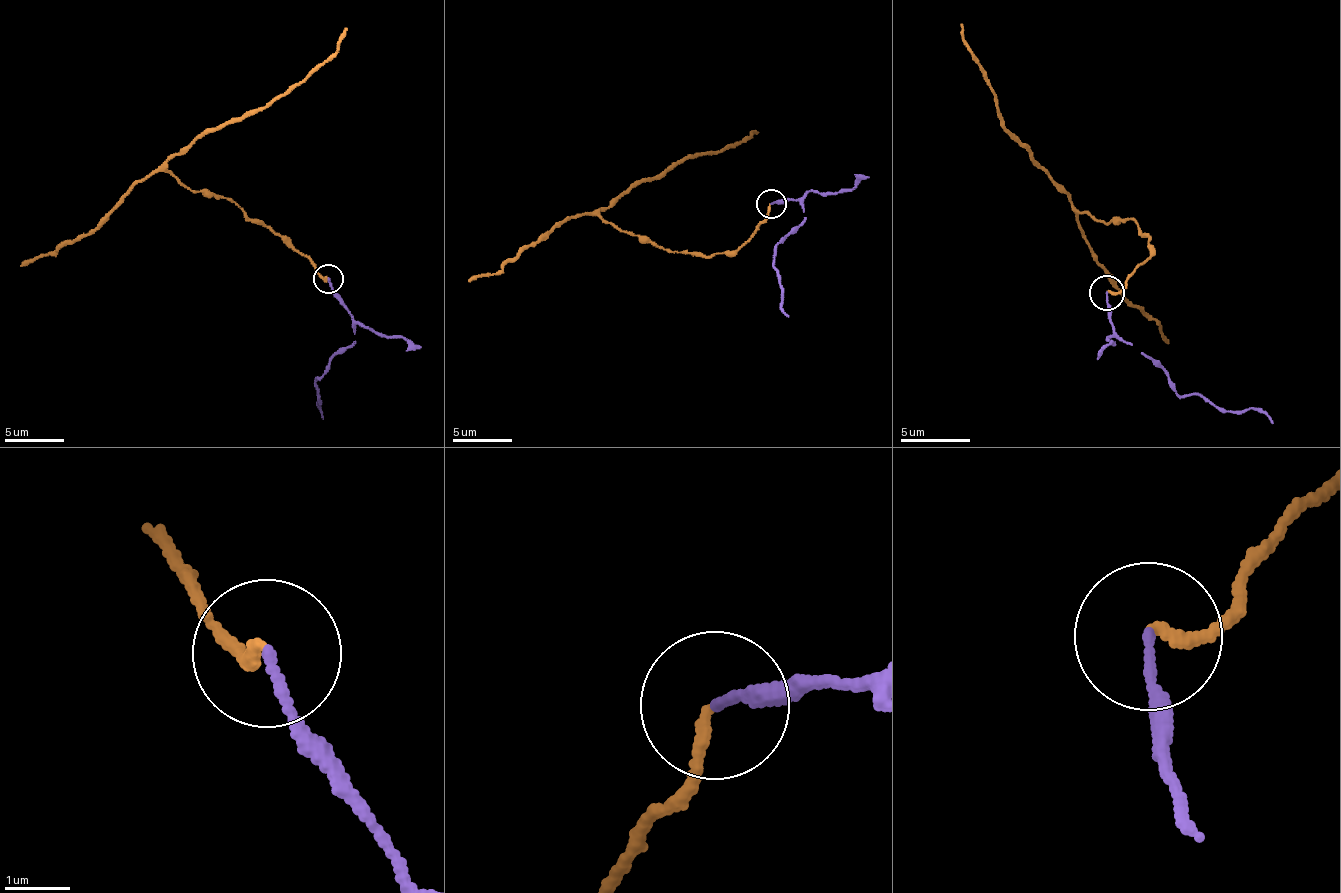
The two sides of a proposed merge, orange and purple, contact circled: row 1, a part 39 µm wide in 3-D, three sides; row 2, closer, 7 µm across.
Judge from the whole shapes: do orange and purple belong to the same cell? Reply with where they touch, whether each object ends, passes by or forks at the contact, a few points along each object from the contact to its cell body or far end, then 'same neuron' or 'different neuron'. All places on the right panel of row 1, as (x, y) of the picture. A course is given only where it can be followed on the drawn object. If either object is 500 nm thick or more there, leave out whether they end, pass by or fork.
(1106, 293) | orange ends | purple ends | orange via (1106, 292), (1116, 292), (1151, 257), (1148, 236), (1130, 219), (1108, 225), (1071, 204), (999, 112), (960, 24) | purple via (1106, 292), (1111, 328), (1140, 353), (1156, 360), (1178, 396), (1203, 393), (1227, 410), (1259, 410), (1274, 422) | same neuron

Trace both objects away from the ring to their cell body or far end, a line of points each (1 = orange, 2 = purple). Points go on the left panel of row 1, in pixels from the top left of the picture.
1: (327, 278), (228, 199), (191, 192), (166, 169), (167, 162), (211, 129), (285, 96), (325, 62), (347, 29)
2: (327, 278), (348, 313), (354, 342), (341, 348), (317, 379), (323, 418)

